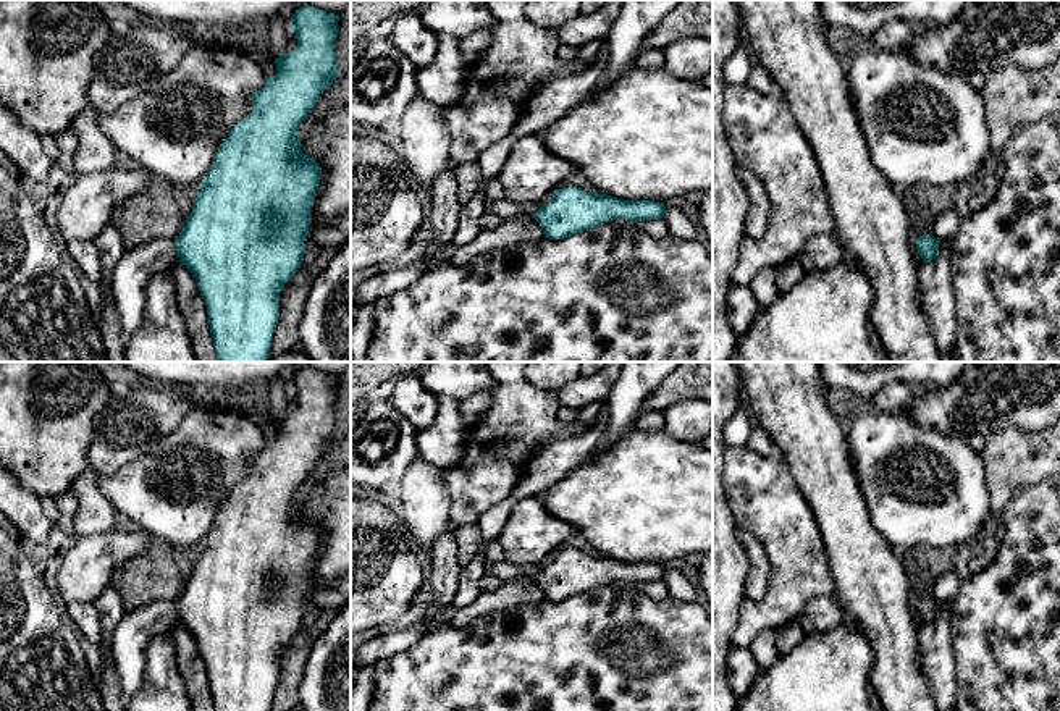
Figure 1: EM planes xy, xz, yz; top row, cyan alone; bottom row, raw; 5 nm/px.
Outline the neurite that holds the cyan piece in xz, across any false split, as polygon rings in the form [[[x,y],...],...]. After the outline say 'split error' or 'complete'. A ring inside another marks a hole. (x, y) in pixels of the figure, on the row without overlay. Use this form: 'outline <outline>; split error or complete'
outline [[[575,548],[556,551],[543,569],[536,564],[515,566],[485,559],[485,570],[499,577],[503,583],[535,580],[549,601],[566,601],[612,582],[645,583],[662,580],[666,575],[661,564],[622,562],[606,556],[590,556]]]; split error

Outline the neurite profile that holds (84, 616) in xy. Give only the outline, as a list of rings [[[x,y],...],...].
[[[71,603],[63,606],[65,617],[69,619],[81,632],[86,642],[99,645],[102,640],[102,629],[99,624],[99,612],[94,603]]]

